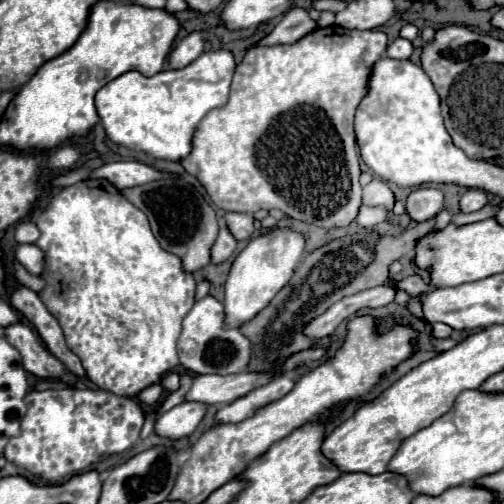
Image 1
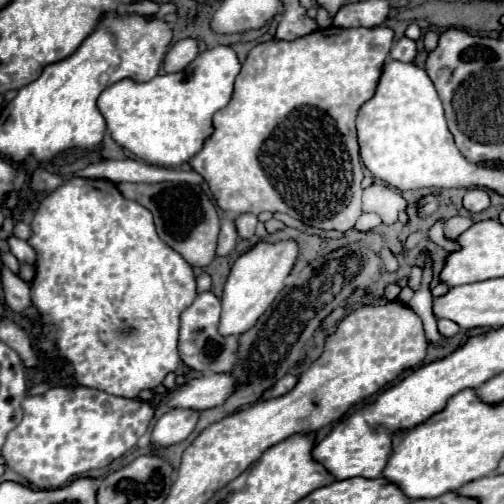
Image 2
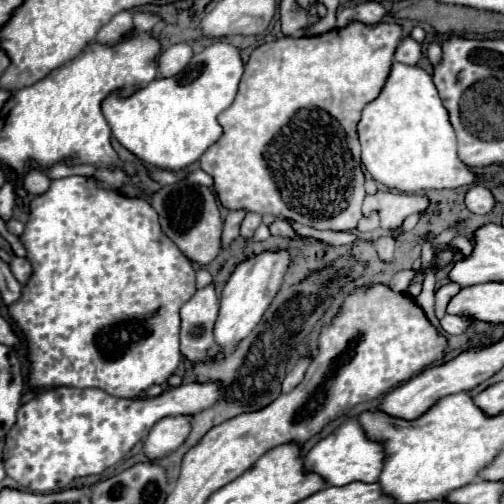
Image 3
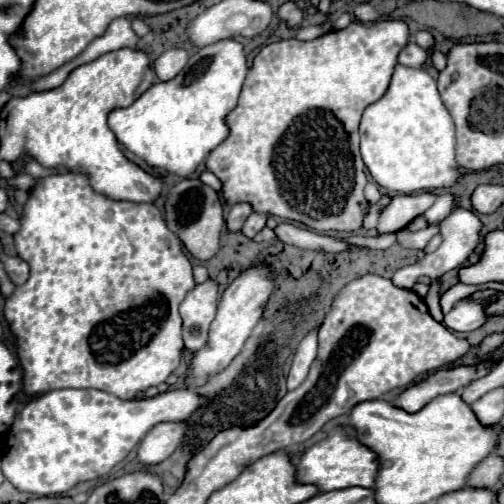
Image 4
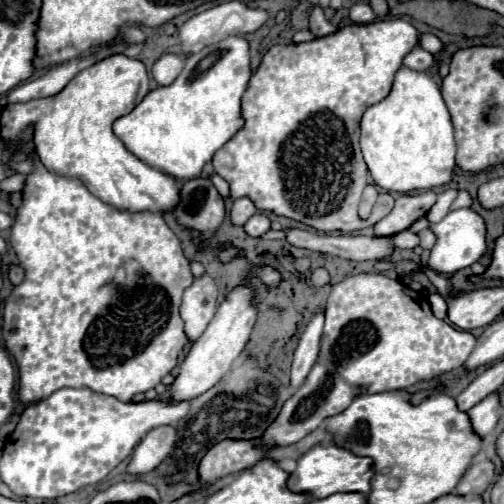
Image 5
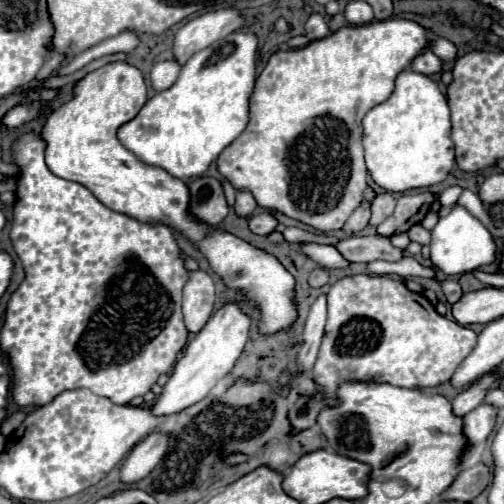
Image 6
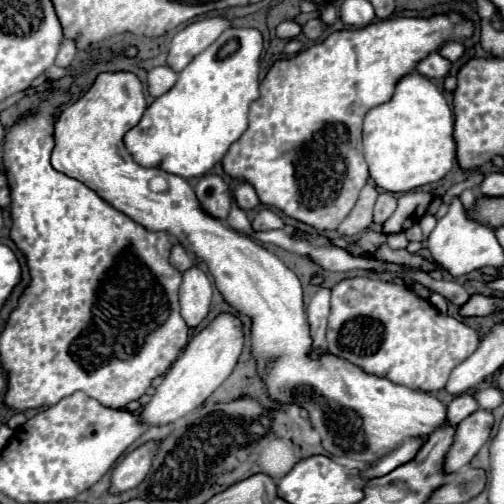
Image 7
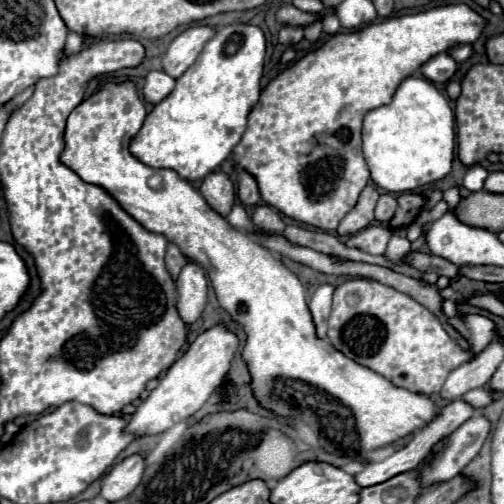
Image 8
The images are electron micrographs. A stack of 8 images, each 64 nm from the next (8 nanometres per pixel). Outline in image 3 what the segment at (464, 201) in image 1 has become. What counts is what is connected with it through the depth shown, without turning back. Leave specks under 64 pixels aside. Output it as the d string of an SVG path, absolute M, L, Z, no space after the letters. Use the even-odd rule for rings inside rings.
M476 184L466 192L466 208L474 214L486 214L494 208L494 198L492 192L486 190L484 186Z

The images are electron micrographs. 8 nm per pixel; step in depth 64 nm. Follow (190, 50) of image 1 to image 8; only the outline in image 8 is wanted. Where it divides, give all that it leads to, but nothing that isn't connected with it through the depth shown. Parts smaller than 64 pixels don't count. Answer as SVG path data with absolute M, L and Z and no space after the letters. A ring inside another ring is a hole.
M152 70L146 76L146 84L144 84L144 98L152 104L158 104L162 98L166 98L172 88L174 88L174 78L168 76L164 70Z

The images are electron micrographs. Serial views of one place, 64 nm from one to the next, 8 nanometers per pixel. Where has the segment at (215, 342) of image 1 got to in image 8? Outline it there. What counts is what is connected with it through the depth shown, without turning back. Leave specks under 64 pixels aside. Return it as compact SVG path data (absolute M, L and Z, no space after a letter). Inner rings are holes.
M190 262L182 268L178 280L178 312L186 324L194 324L208 300L208 280L204 276L202 266Z

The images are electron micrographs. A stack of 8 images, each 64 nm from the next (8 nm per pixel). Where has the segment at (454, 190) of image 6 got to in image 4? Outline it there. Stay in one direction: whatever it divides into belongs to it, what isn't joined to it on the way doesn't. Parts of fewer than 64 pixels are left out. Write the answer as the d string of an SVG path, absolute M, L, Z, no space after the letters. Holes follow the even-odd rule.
M450 193L440 195L434 204L423 213L423 217L430 223L440 222L451 212L453 196Z

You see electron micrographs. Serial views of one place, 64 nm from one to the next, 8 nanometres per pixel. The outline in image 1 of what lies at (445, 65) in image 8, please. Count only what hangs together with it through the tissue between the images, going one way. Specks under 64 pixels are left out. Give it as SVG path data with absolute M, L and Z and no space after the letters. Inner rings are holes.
M396 38L392 44L388 44L386 52L388 58L398 58L398 60L406 60L412 54L412 42L404 40L404 38Z

